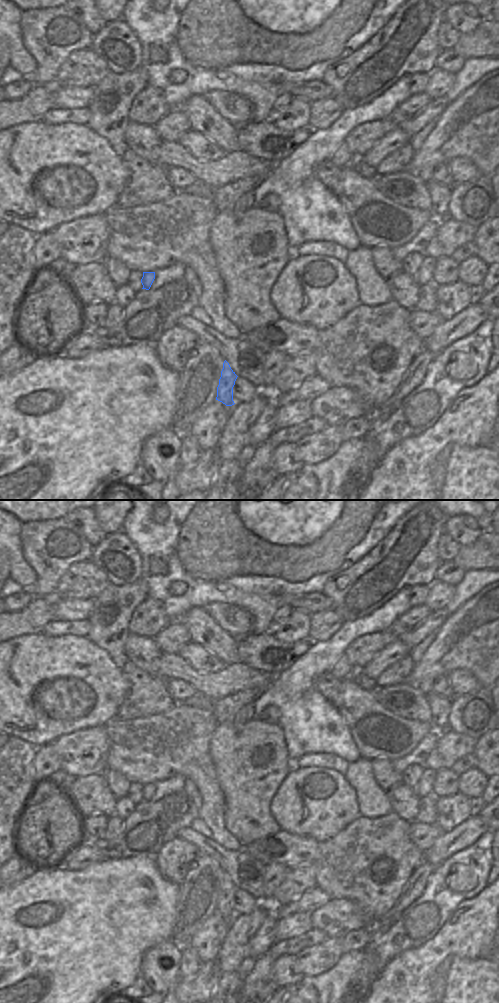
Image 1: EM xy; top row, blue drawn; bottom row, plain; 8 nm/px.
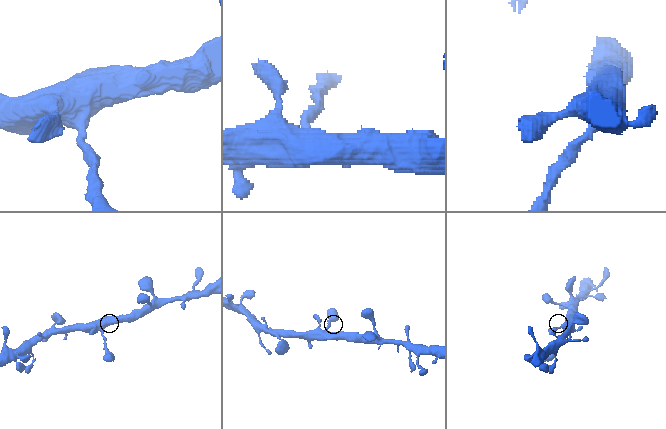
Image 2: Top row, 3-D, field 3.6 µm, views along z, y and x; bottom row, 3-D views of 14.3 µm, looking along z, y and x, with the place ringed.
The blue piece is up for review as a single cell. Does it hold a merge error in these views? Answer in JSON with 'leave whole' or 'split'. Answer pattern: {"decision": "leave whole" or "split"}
{"decision": "leave whole"}

